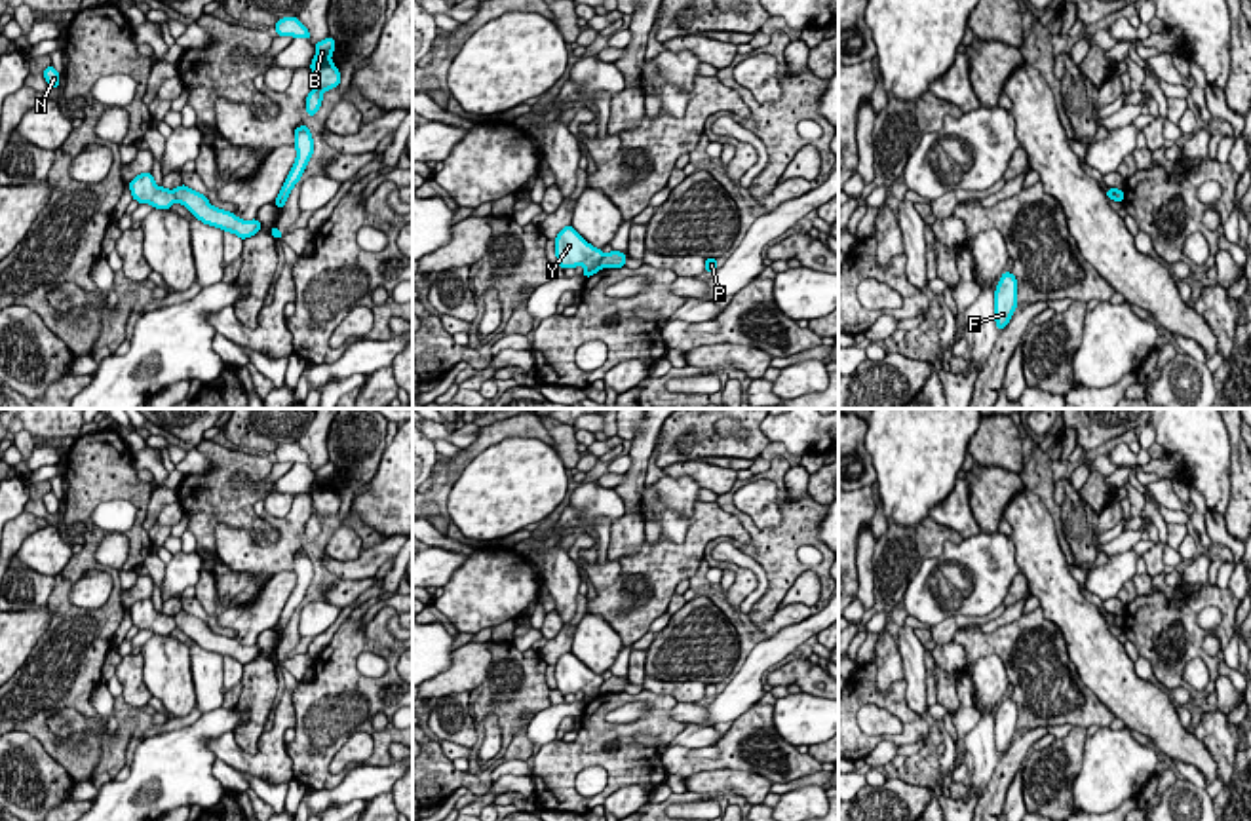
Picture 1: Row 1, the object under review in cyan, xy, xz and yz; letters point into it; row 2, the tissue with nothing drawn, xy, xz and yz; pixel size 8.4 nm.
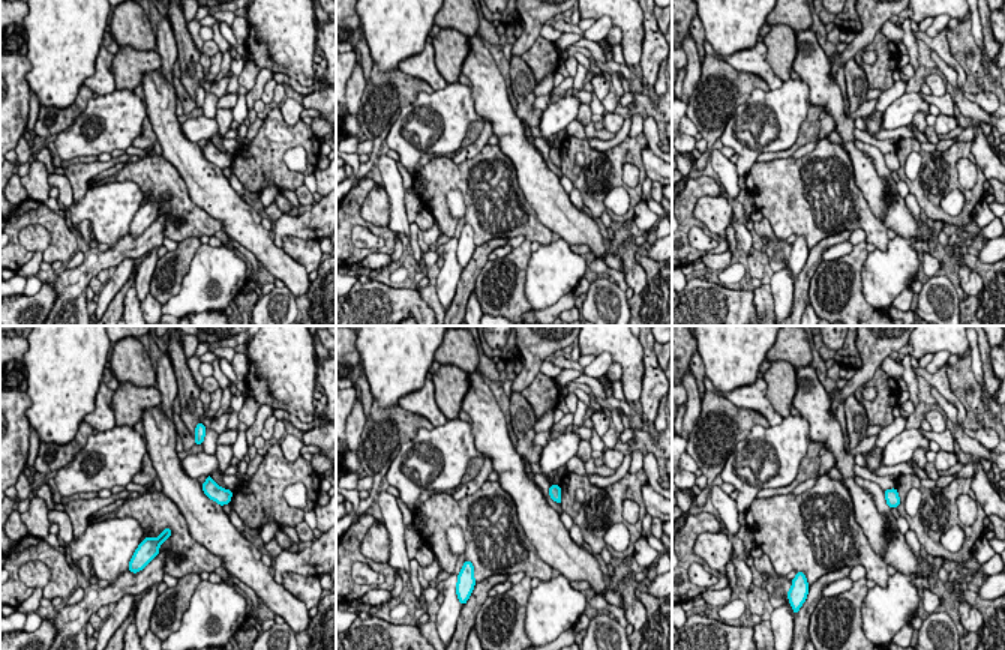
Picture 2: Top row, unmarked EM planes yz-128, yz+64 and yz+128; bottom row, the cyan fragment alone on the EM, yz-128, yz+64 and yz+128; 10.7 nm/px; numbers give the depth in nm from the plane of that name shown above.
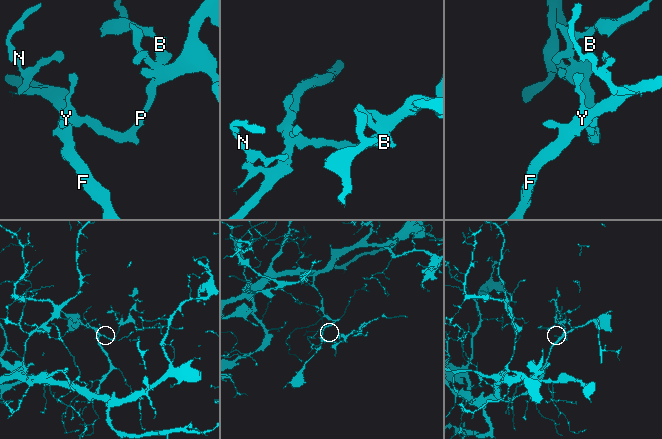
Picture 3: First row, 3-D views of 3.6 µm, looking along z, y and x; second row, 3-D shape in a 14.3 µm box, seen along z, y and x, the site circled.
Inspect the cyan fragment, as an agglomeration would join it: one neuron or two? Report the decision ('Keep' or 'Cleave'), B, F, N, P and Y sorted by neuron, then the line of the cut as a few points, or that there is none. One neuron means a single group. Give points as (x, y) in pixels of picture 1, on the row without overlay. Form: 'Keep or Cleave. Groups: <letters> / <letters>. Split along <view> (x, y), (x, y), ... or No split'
Cleave. Groups: B P / F N Y. Split along xz (603, 681), (599, 692)

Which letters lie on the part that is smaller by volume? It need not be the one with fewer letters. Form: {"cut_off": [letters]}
{"cut_off": ["B", "P"]}

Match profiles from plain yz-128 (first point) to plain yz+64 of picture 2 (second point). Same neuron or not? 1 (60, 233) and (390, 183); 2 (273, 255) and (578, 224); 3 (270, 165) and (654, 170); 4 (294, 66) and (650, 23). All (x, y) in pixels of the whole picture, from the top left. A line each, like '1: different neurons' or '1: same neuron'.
1: different neurons
2: same neuron
3: different neurons
4: different neurons

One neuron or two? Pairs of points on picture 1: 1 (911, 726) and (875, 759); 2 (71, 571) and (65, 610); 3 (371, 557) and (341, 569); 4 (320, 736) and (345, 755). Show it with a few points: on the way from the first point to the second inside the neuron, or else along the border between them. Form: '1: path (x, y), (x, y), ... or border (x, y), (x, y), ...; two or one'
1: border (898, 745), (881, 742), (864, 757); two
2: path (65, 580), (63, 601); one
3: path (364, 565), (348, 569); one
4: border (365, 730), (348, 738), (331, 774); two

